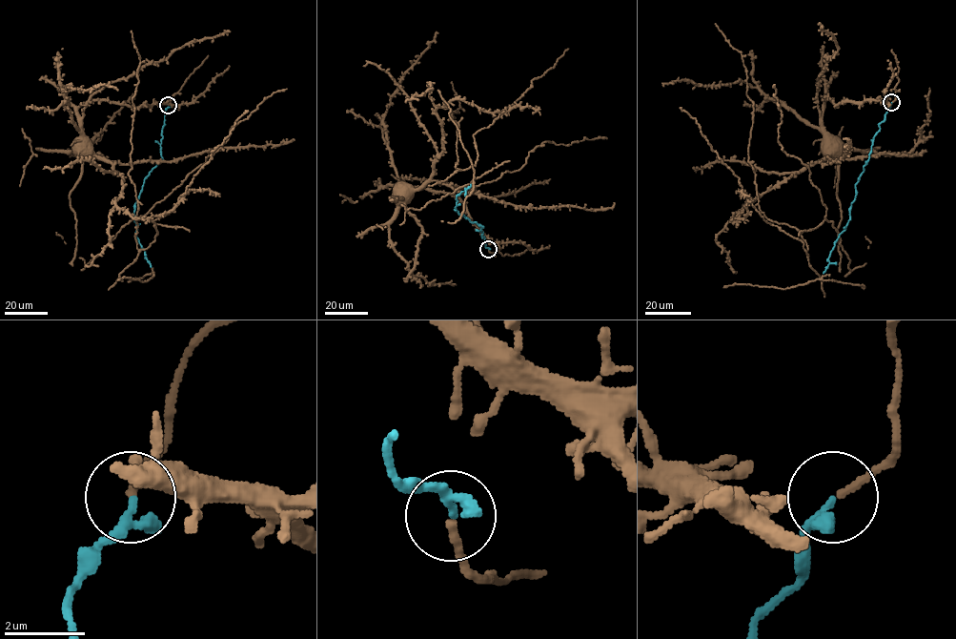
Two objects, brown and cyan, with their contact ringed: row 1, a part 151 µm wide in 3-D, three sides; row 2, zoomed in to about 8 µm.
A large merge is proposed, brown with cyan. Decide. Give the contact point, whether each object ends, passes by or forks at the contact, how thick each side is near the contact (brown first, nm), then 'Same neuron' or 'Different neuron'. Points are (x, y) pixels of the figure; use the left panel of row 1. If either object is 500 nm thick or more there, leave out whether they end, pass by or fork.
Place: (168, 105). At the ring brown ends. At the ring cyan passes by. Thickness 190 nm (brown) against 150 nm. Same neuron

